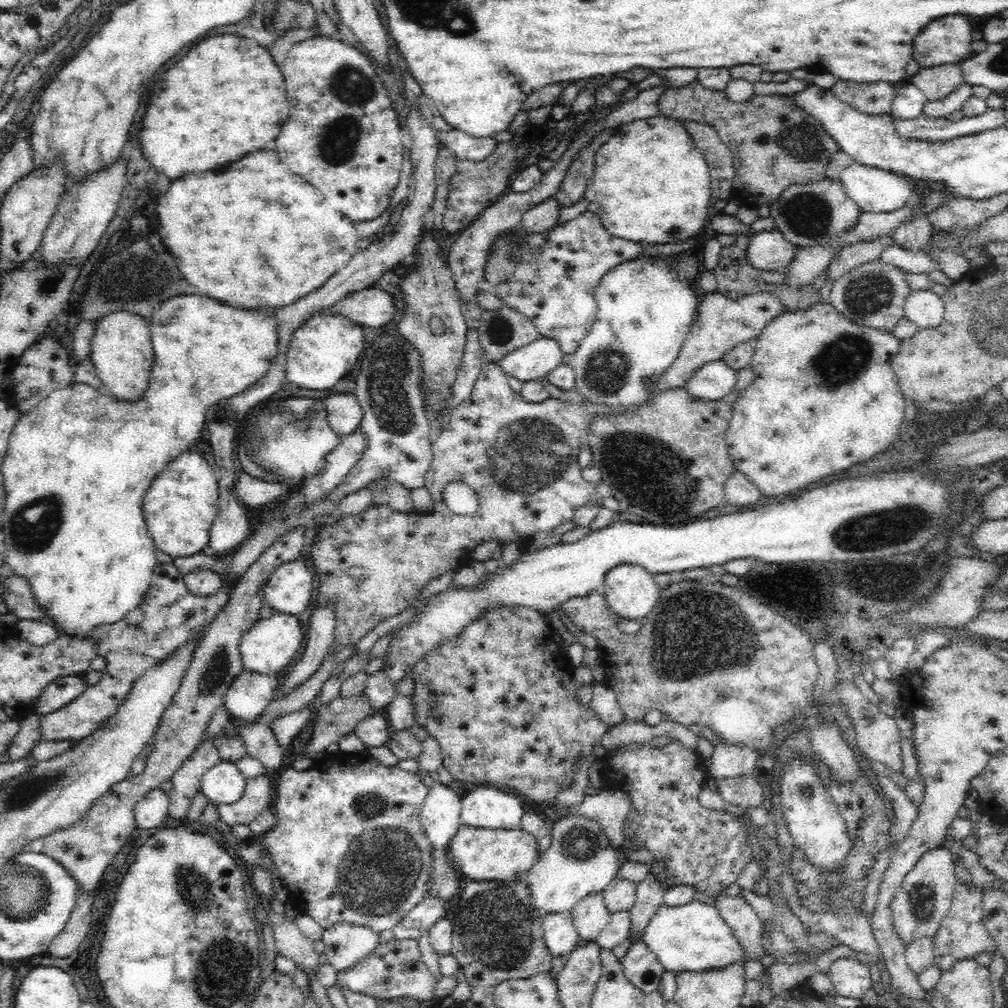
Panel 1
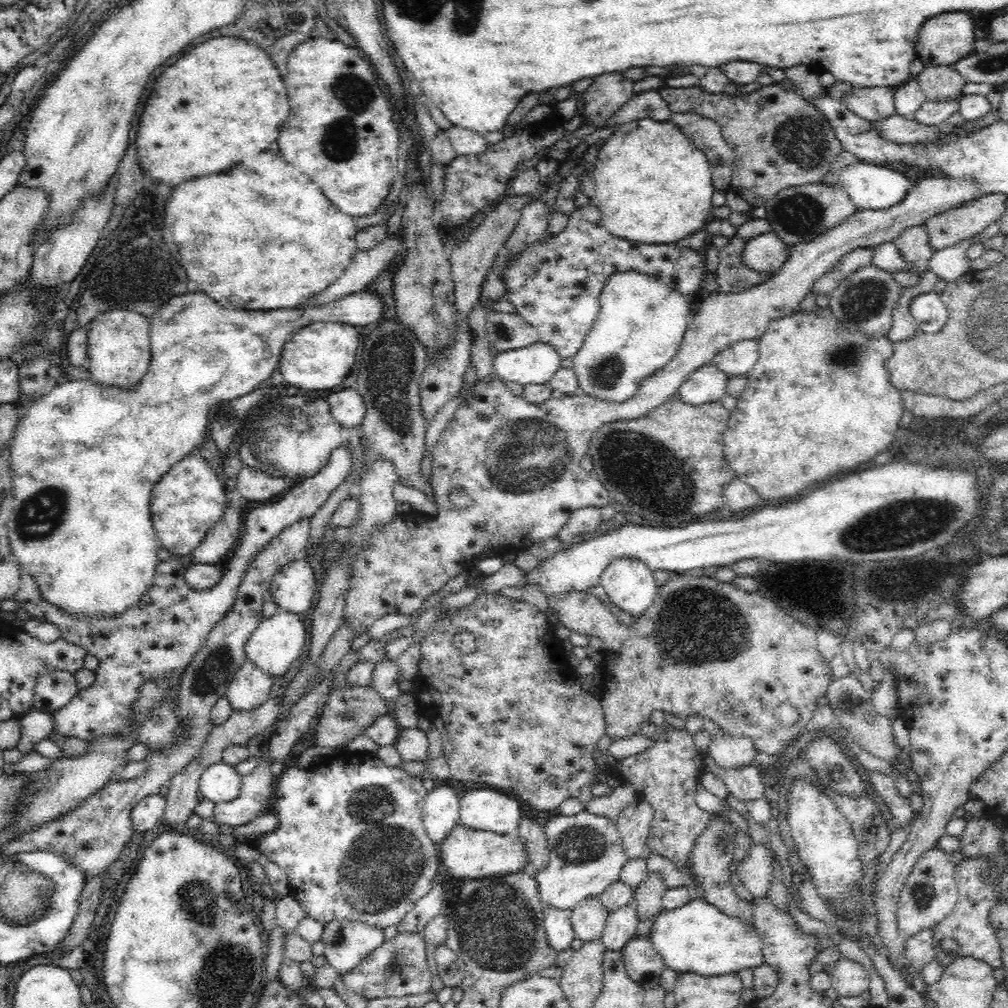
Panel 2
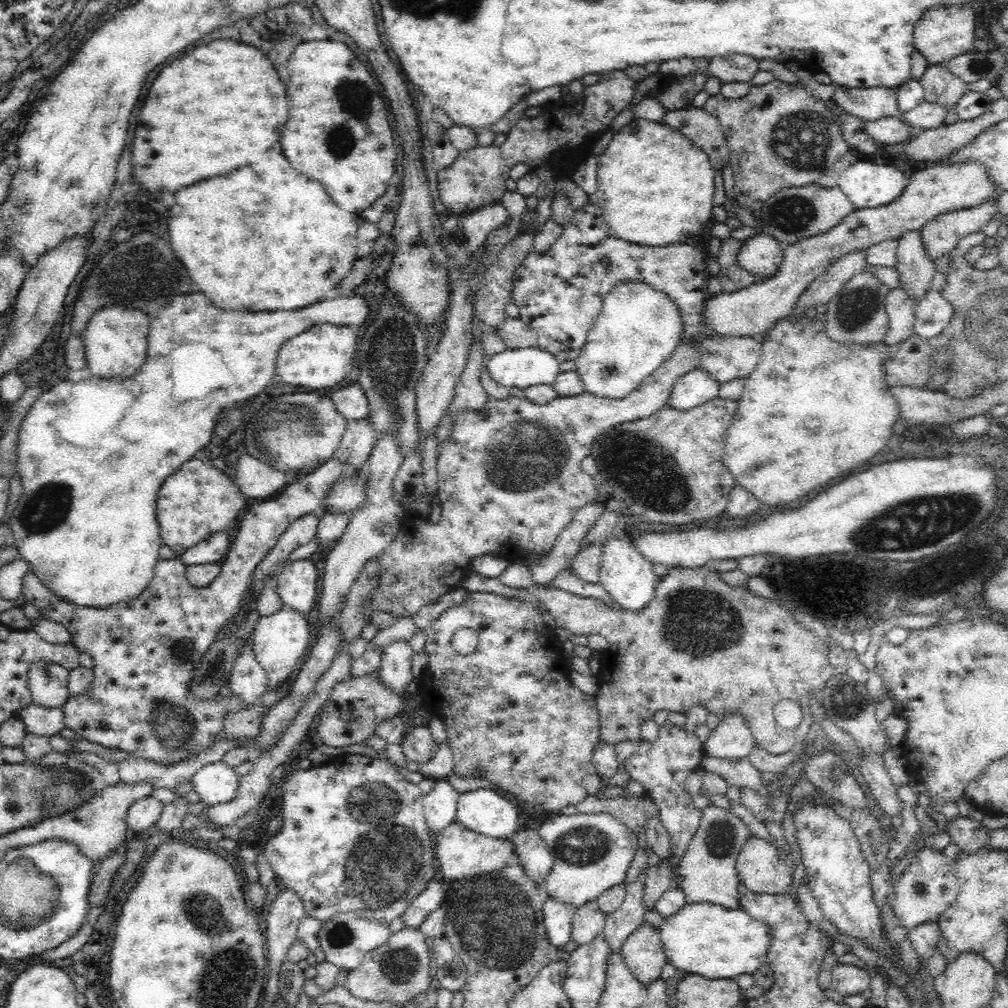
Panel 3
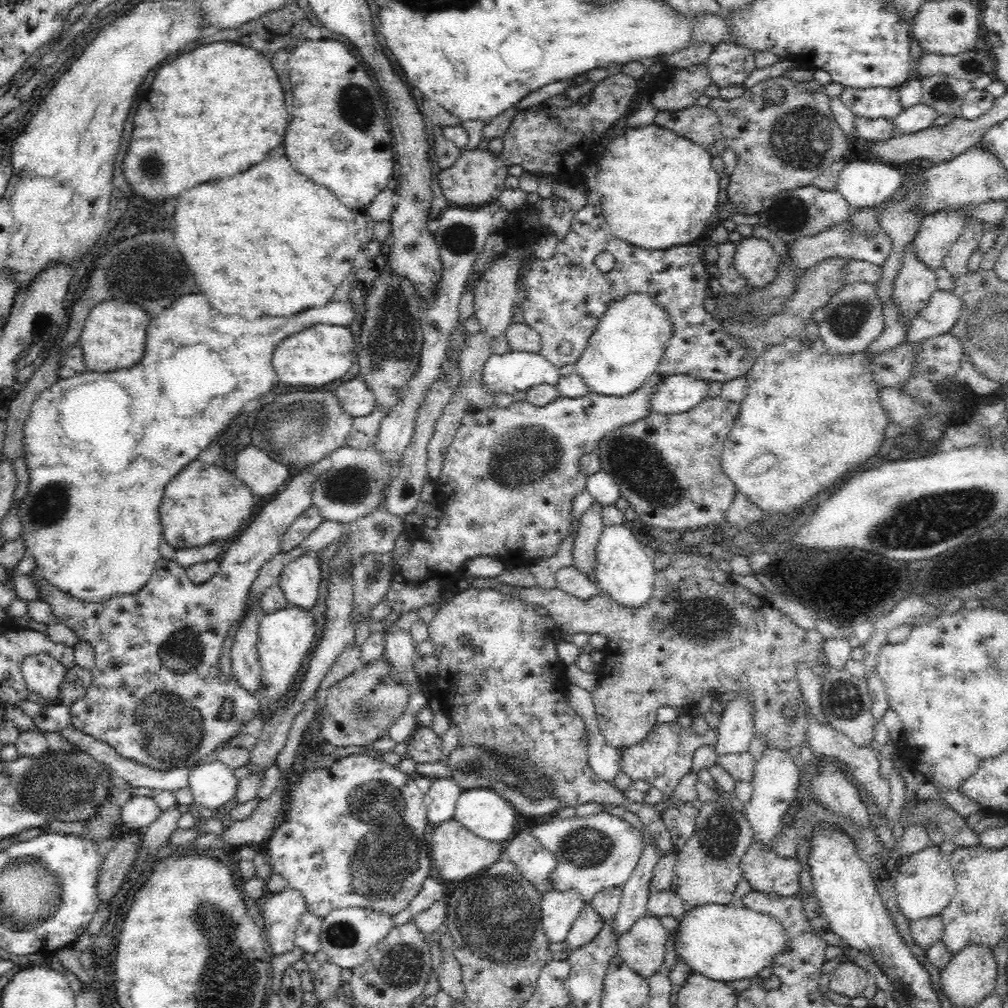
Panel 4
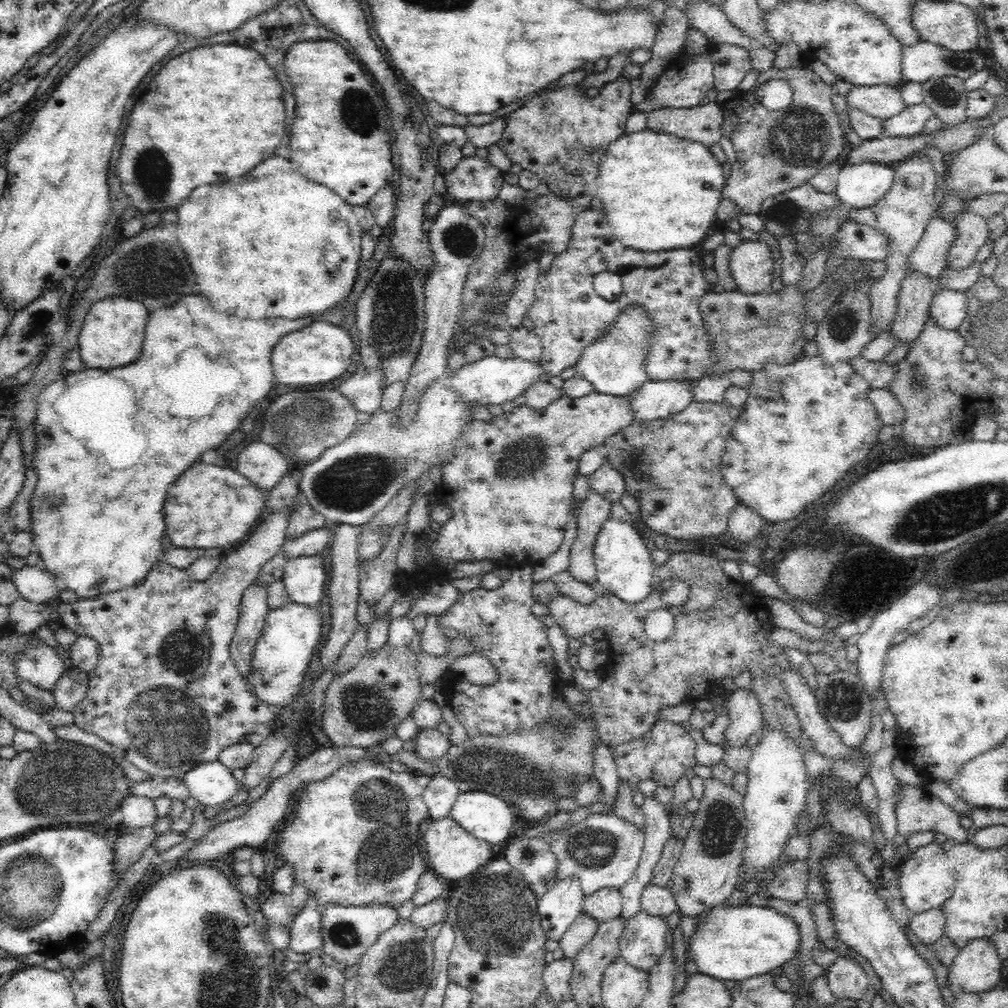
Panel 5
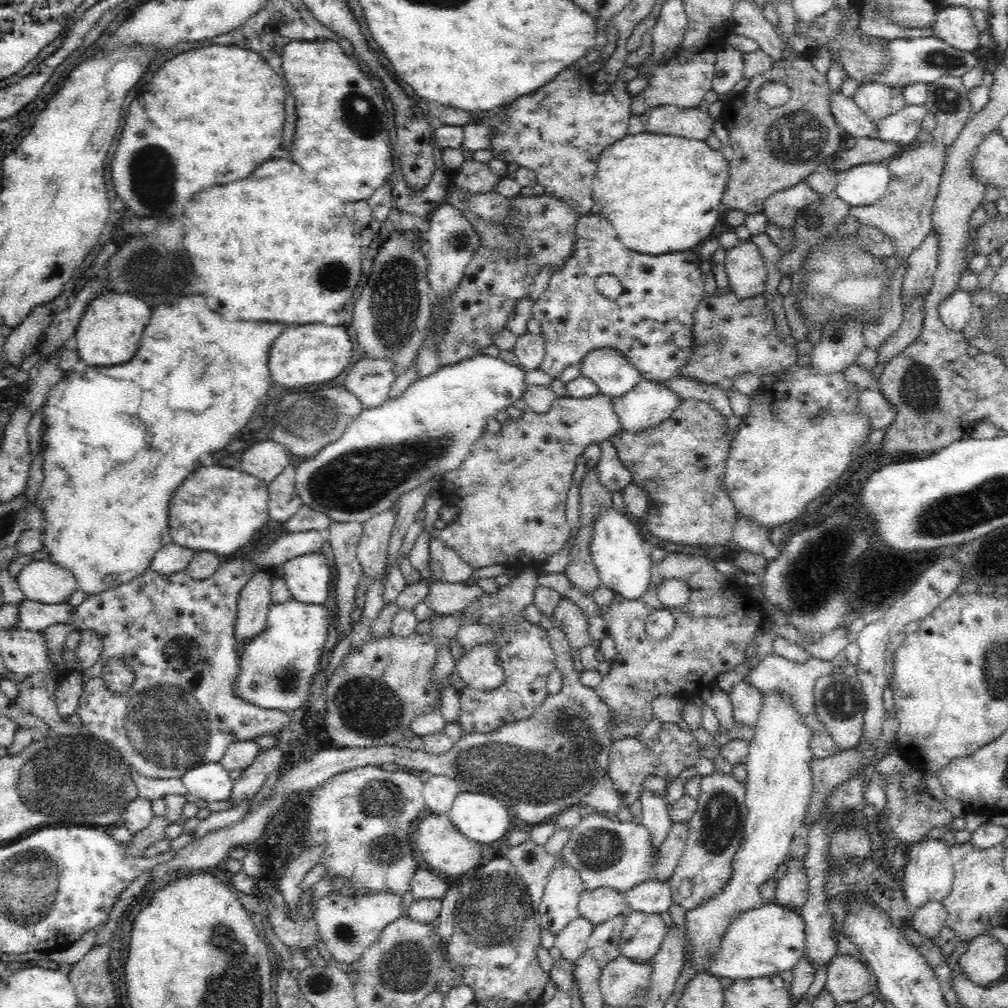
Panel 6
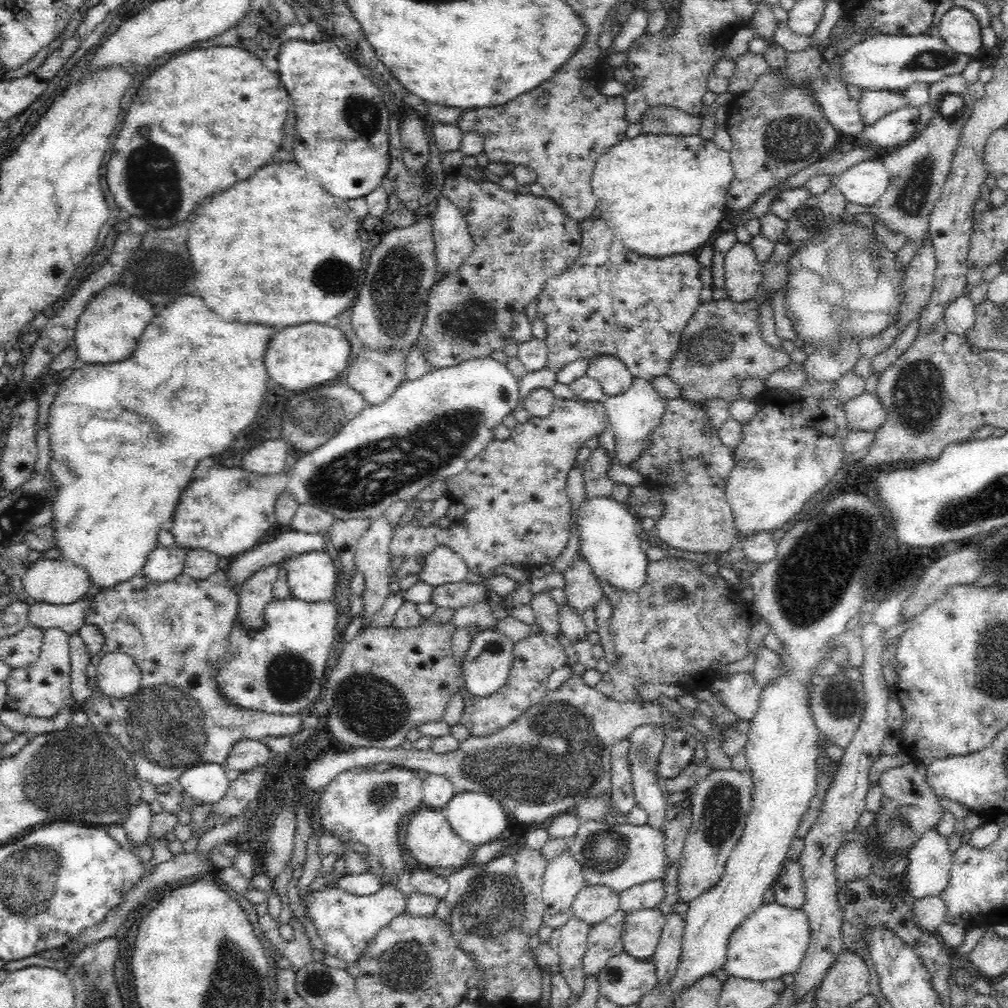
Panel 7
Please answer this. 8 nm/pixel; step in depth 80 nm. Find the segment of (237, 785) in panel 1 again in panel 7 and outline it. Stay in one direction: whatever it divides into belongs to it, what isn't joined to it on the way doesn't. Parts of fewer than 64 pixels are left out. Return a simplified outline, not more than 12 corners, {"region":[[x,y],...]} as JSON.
{"region":[[208,763],[185,770],[183,794],[203,804],[228,792],[224,766]]}

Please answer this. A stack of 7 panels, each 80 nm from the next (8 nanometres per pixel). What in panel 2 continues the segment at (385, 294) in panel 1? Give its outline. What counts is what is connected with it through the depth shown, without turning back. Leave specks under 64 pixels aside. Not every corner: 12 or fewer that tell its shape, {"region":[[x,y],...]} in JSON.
{"region":[[374,290],[152,314],[126,389],[73,378],[9,444],[10,560],[66,615],[153,584],[152,486],[310,322]]}

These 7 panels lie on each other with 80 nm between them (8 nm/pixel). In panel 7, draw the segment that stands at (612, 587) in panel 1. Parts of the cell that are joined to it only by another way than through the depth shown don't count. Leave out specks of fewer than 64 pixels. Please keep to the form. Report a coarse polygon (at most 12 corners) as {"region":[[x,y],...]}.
{"region":[[611,497],[577,512],[598,580],[635,593],[648,580],[639,518]]}

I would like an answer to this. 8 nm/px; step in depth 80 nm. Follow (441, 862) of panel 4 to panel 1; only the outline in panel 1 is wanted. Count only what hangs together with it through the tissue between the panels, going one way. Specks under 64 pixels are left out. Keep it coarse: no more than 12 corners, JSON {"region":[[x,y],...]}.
{"region":[[461,825],[448,849],[471,881],[524,881],[540,856],[522,828]]}

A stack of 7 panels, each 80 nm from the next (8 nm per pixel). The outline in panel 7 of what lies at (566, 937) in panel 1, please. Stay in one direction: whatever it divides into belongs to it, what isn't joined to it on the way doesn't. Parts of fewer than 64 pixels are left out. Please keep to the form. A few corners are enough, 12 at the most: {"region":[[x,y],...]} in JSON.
{"region":[[570,848],[543,874],[543,926],[560,929],[586,886]]}

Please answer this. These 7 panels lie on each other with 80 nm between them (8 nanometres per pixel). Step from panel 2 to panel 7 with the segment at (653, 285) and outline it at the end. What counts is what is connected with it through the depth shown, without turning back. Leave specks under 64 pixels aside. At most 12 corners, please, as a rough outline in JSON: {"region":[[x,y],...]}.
{"region":[[611,355],[588,359],[586,374],[607,398],[626,392],[634,377]]}

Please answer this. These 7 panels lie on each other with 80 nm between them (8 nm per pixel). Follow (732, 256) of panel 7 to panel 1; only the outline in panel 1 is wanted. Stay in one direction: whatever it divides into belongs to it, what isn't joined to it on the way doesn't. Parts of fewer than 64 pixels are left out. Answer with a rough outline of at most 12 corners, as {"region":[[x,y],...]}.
{"region":[[777,230],[754,233],[748,263],[786,270],[798,250]]}

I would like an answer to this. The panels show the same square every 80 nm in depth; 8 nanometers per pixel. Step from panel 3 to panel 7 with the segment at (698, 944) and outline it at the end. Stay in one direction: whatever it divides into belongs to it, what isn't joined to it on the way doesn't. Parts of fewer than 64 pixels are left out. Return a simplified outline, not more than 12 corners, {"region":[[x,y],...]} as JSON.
{"region":[[776,901],[728,940],[722,970],[763,982],[794,975],[811,929]]}

